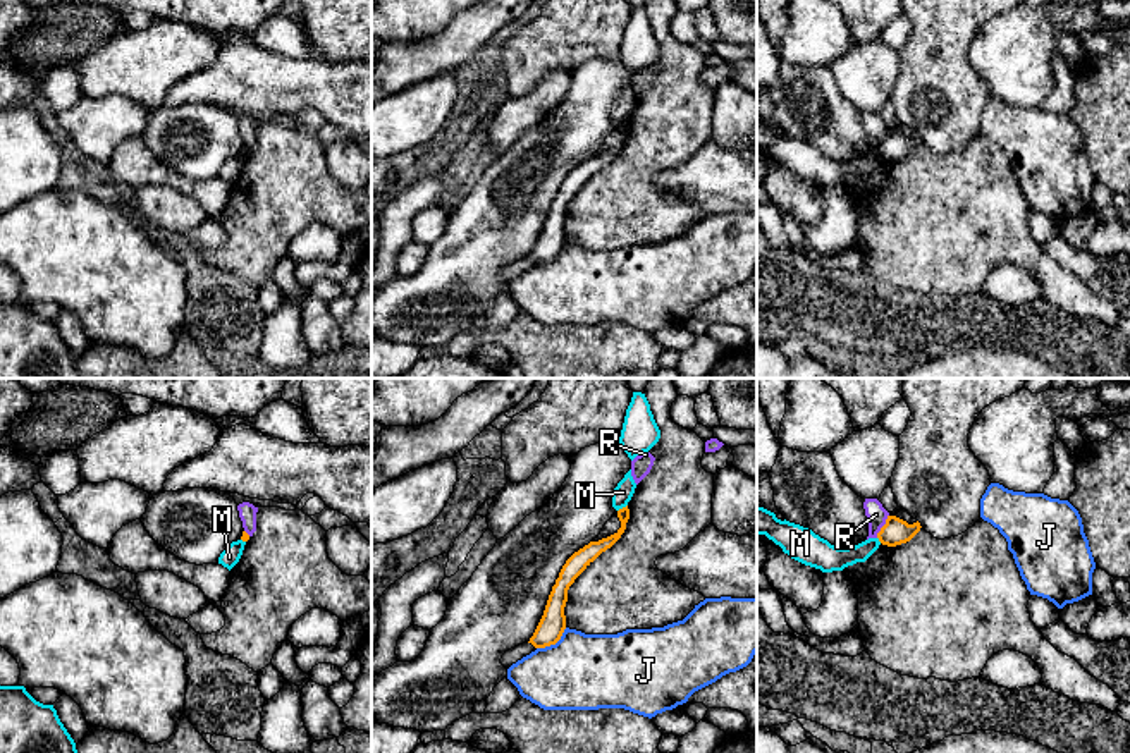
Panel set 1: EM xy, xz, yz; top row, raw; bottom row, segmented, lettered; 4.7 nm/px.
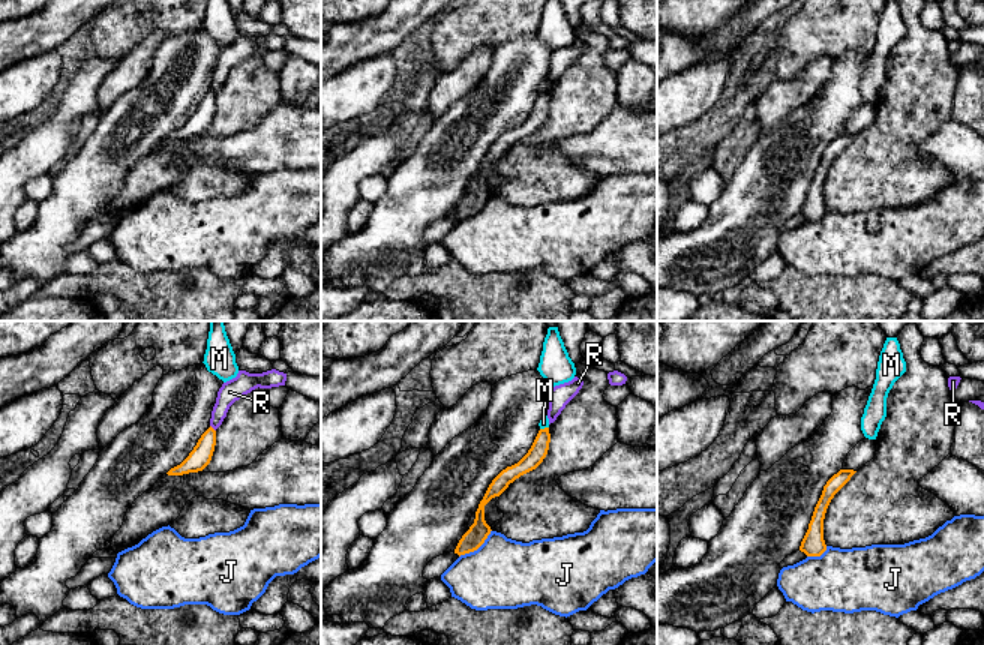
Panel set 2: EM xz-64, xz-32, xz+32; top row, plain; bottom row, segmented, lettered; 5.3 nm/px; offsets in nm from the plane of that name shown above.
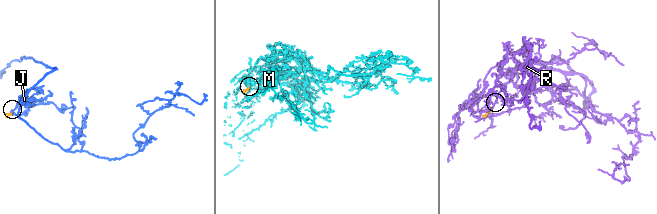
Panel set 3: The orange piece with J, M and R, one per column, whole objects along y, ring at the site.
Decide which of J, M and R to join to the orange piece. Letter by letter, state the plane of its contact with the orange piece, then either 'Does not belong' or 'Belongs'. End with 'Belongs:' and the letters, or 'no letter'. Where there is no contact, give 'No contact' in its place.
J: Touches orange in xz. Does not belong
M: Touches orange in xz. Does not belong
R: Touches orange in yz. Does not belong
Belongs: no letter

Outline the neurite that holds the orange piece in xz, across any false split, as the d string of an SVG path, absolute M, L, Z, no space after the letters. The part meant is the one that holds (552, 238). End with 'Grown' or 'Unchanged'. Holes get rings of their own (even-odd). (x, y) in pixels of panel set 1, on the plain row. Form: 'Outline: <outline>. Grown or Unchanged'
Outline: M628 120L617 126L617 132L621 136L621 143L599 156L590 156L578 167L574 167L566 179L562 181L559 193L556 194L556 199L552 201L552 206L549 210L544 230L530 253L528 258L531 258L535 263L545 263L550 260L556 260L564 244L566 244L566 230L564 222L568 217L568 205L574 198L574 194L607 163L611 163L624 148L626 138L629 134L629 124Z. Unchanged

